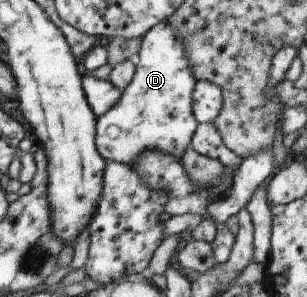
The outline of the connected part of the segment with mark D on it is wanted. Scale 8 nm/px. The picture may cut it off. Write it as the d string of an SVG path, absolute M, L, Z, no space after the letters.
M166 20L150 27L142 37L134 62L133 77L117 103L96 118L96 150L105 162L129 167L144 151L155 150L180 158L190 147L191 136L197 127L190 108L196 81L176 29Z

